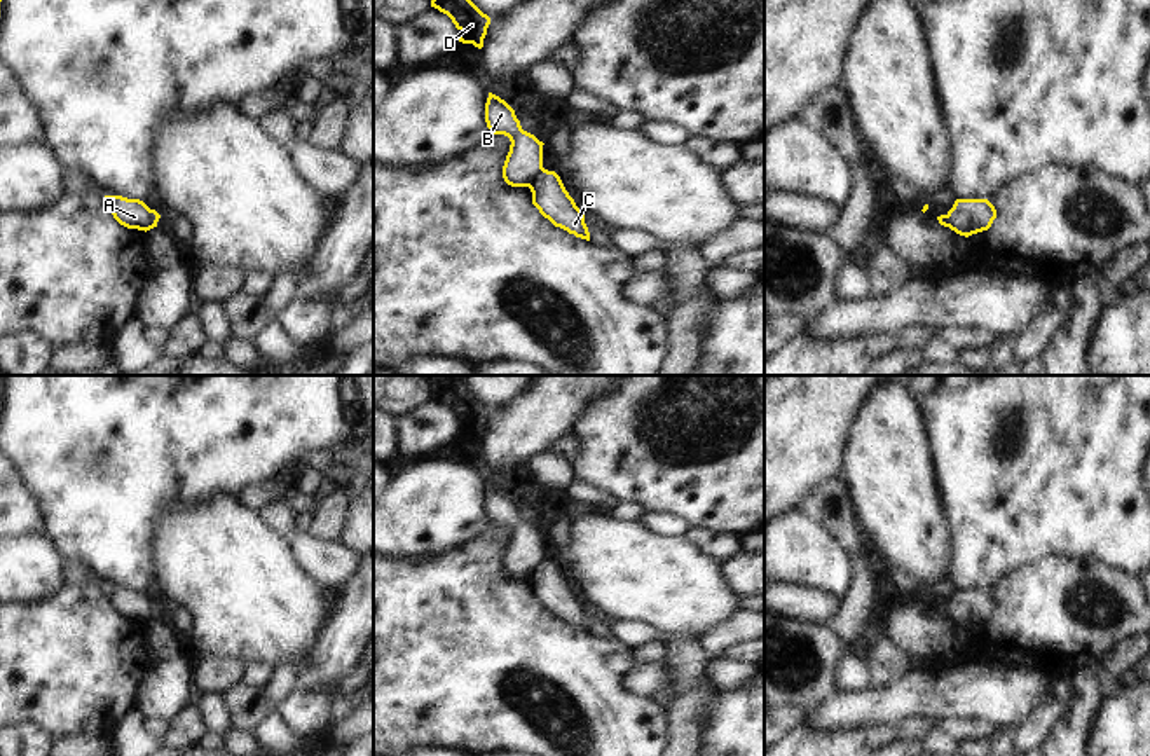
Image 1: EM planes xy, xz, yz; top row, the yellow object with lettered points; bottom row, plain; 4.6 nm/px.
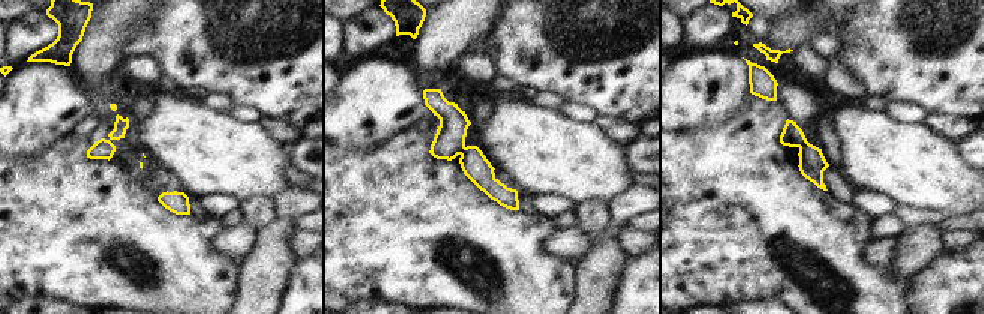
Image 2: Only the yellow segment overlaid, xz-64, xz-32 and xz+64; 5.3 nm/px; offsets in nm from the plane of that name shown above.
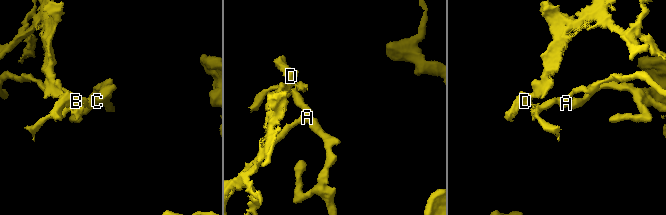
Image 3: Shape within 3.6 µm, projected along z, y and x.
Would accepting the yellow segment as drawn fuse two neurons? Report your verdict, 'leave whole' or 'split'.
split

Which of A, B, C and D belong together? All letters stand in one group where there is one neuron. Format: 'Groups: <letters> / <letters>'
Groups: A B D / C.

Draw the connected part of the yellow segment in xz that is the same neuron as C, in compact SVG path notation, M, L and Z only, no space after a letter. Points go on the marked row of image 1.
M541 169L532 183L532 204L555 227L574 234L576 237L590 241L590 232L585 223L585 215L576 206L574 199L565 190L560 176L555 171Z

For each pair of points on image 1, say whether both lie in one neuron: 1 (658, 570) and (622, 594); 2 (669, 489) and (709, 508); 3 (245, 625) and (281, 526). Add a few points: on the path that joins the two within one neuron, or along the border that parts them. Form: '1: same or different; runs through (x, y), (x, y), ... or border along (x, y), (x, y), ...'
1: same; runs through (650, 577), (639, 577), (630, 585)
2: same; runs through (679, 489), (690, 489), (698, 498)
3: different; border along (262, 519), (276, 531), (301, 568)

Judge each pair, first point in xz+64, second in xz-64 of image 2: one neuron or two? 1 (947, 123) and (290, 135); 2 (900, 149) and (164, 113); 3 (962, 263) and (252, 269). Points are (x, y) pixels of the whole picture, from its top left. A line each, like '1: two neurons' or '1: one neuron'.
1: one neuron
2: one neuron
3: two neurons

